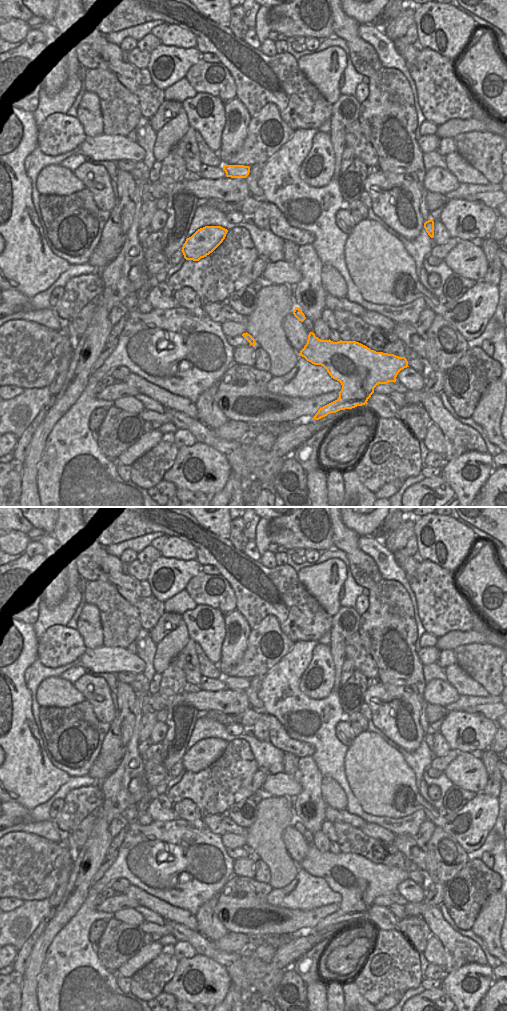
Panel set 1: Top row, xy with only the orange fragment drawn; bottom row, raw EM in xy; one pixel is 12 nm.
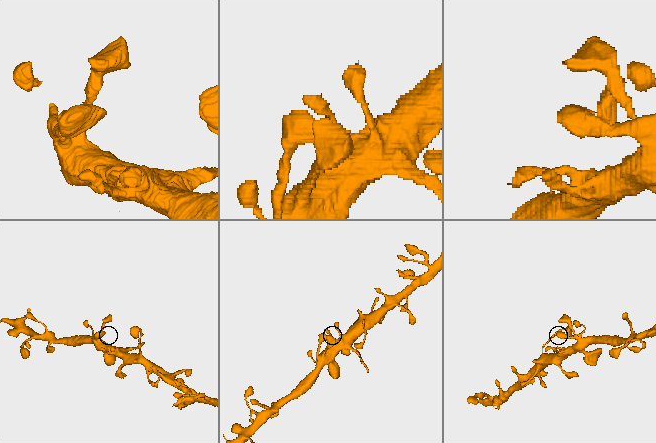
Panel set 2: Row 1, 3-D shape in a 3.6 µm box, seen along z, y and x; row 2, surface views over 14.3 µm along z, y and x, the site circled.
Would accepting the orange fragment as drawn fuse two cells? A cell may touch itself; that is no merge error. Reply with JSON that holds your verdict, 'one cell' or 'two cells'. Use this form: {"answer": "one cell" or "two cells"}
{"answer": "one cell"}

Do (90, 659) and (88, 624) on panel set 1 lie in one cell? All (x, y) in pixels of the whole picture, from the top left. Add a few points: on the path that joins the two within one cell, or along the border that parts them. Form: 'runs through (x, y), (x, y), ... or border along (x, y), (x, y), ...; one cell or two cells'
border along (102, 645), (87, 649); two cells

